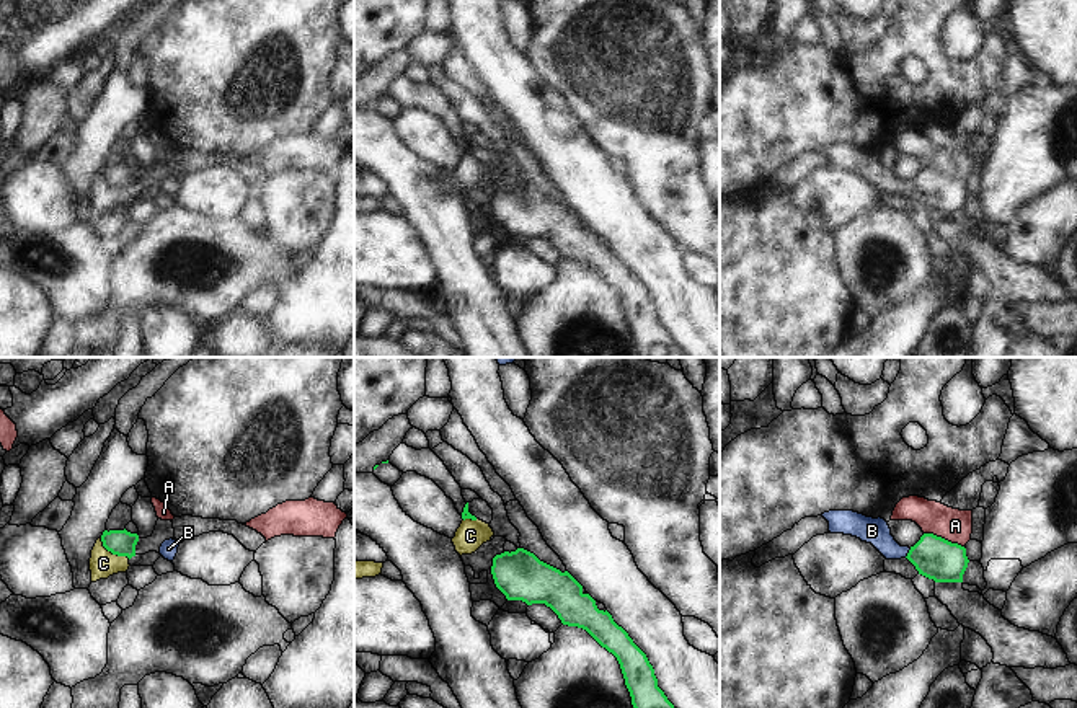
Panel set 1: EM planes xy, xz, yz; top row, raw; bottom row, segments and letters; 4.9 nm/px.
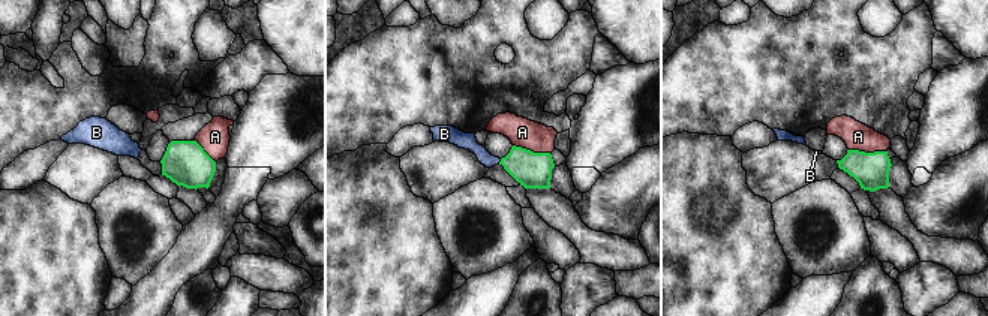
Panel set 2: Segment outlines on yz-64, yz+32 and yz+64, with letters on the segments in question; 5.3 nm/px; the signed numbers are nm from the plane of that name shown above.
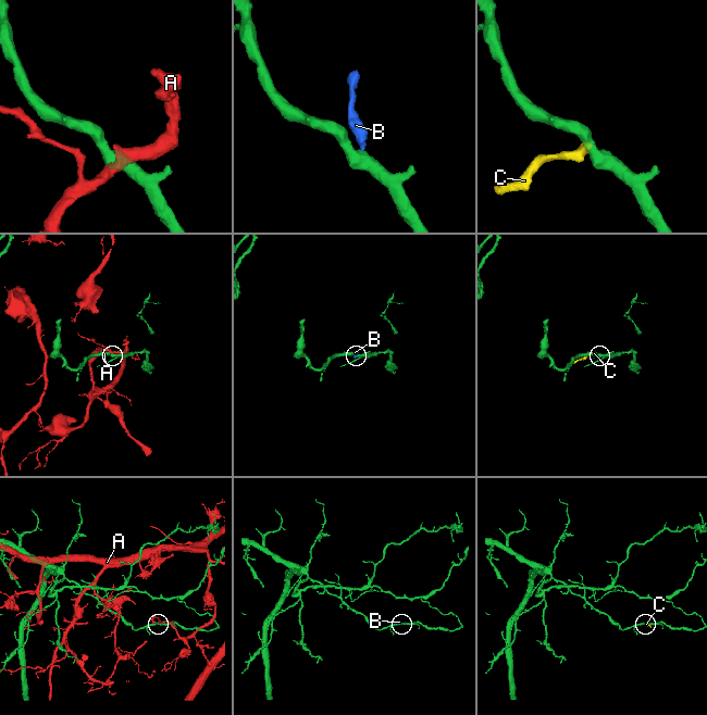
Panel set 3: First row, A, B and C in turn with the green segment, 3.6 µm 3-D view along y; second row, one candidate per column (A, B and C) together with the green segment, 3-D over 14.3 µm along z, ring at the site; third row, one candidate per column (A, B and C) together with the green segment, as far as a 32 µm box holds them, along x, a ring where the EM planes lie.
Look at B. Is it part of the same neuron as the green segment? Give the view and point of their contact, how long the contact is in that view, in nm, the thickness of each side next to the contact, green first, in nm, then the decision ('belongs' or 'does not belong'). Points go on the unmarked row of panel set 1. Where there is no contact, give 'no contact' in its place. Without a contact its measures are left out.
yz (908, 188) | 60 nm | 200/130 nm | belongs

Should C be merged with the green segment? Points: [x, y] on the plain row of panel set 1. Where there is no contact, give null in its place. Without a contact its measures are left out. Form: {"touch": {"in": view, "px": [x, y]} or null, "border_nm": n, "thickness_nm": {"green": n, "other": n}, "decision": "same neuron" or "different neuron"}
{"touch": {"in": "xy", "px": [113, 188]}, "border_nm": 190, "thickness_nm": {"green": 130, "other": 140}, "decision": "different neuron"}

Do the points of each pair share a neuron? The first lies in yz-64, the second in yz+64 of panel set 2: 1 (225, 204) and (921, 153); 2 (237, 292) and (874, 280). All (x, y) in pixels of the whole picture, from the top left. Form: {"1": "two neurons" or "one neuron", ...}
{"1": "one neuron", "2": "two neurons"}

